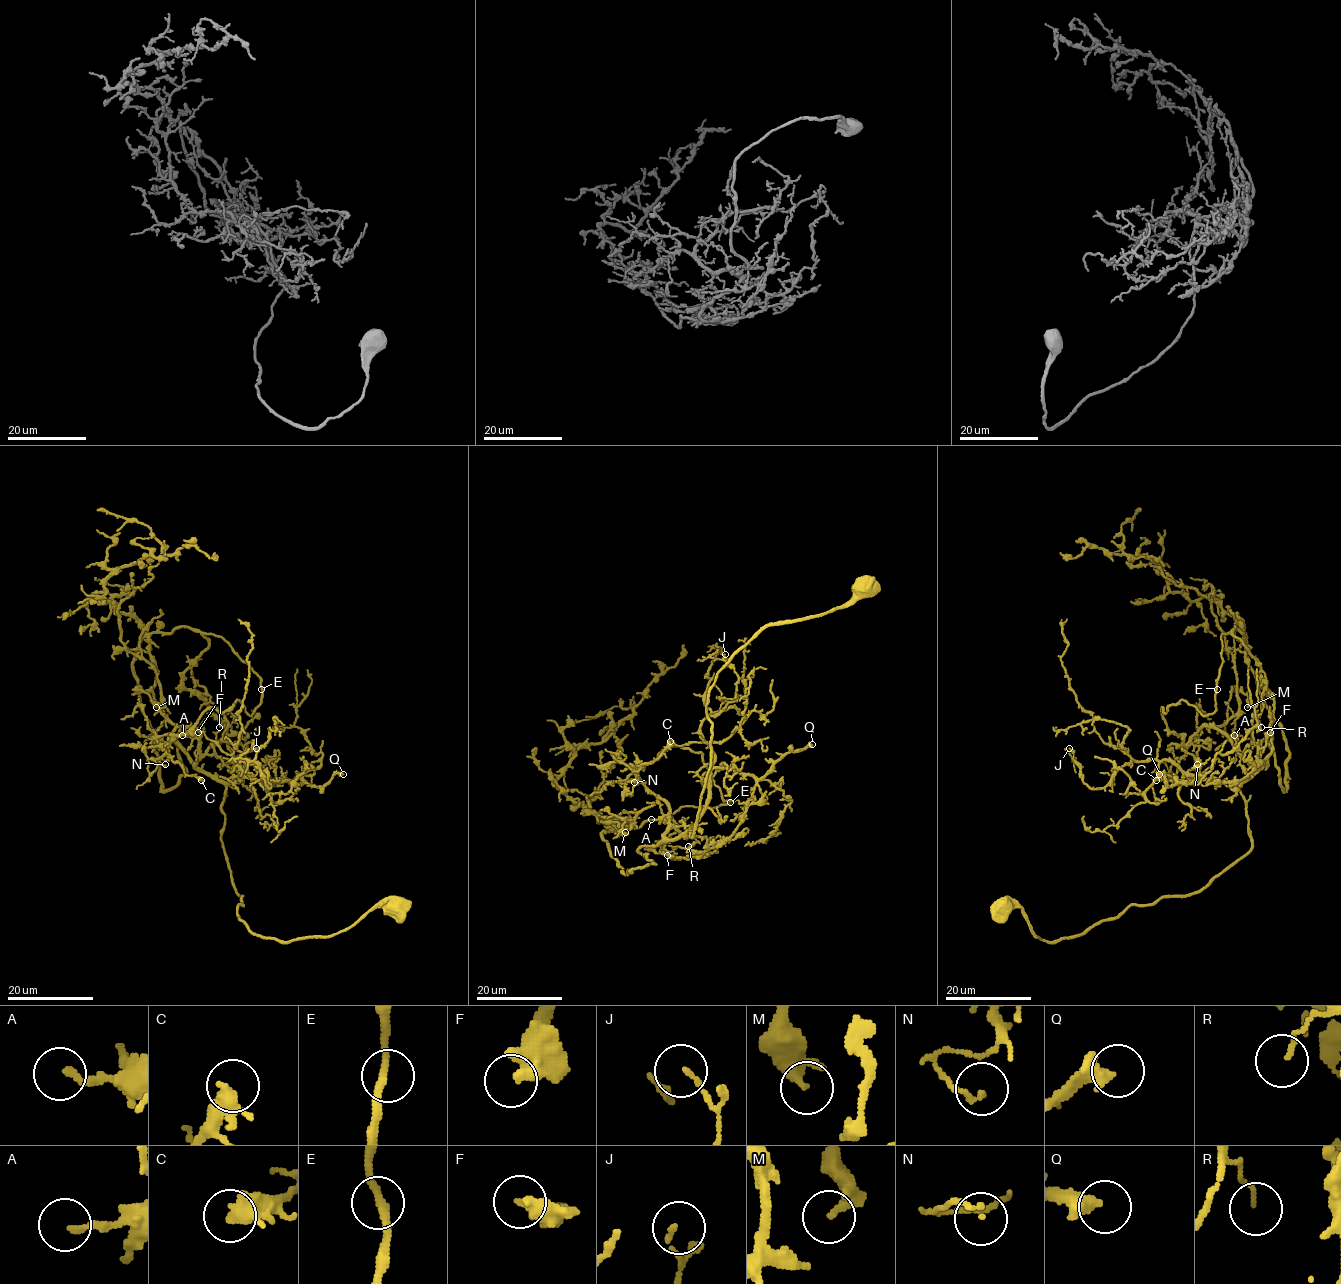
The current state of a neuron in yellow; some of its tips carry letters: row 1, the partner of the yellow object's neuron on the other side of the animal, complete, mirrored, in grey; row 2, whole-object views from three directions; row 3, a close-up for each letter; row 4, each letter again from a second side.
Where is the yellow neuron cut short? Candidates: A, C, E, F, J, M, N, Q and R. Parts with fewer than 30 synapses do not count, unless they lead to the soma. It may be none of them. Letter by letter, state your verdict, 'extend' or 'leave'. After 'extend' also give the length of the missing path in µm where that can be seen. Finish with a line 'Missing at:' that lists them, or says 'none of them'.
A: leave
C: leave
E: leave
F: leave
J: leave
M: extend; missing 10 µm
N: leave
Q: extend; missing 35 µm
R: leave
Missing at: M, Q

